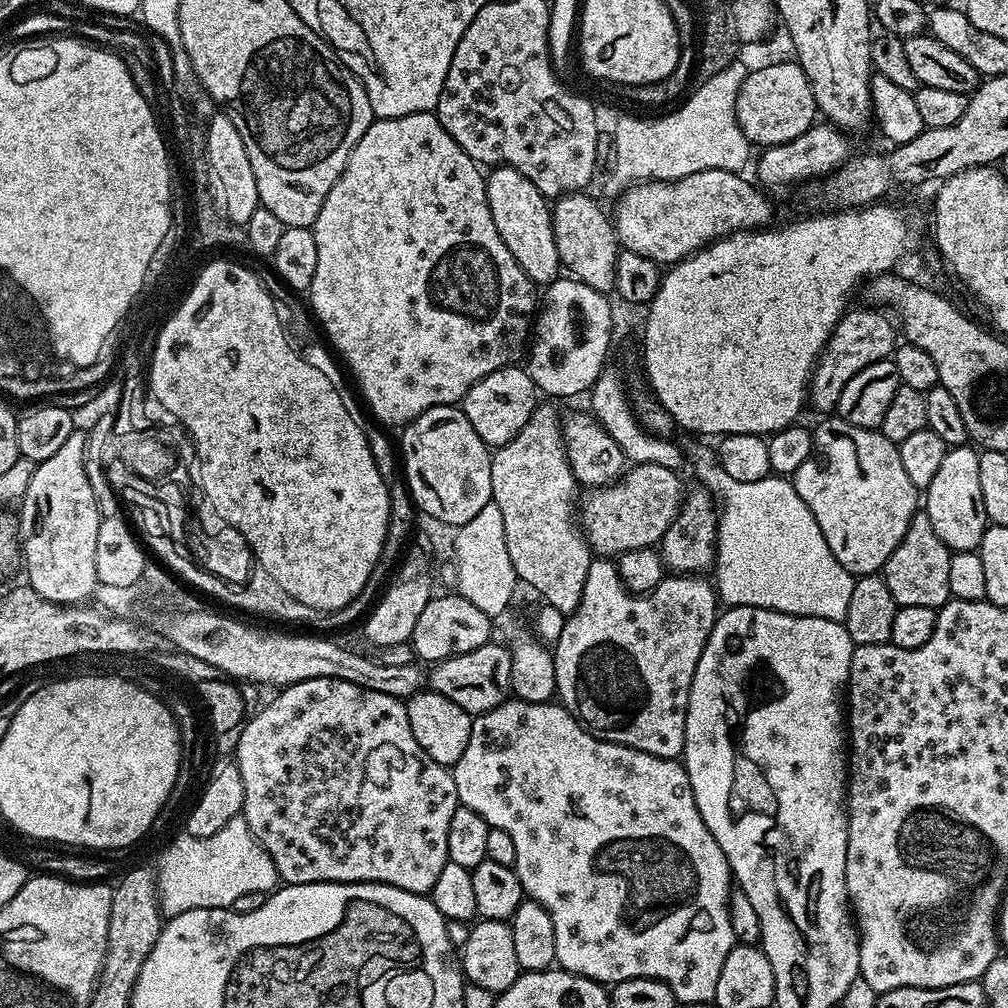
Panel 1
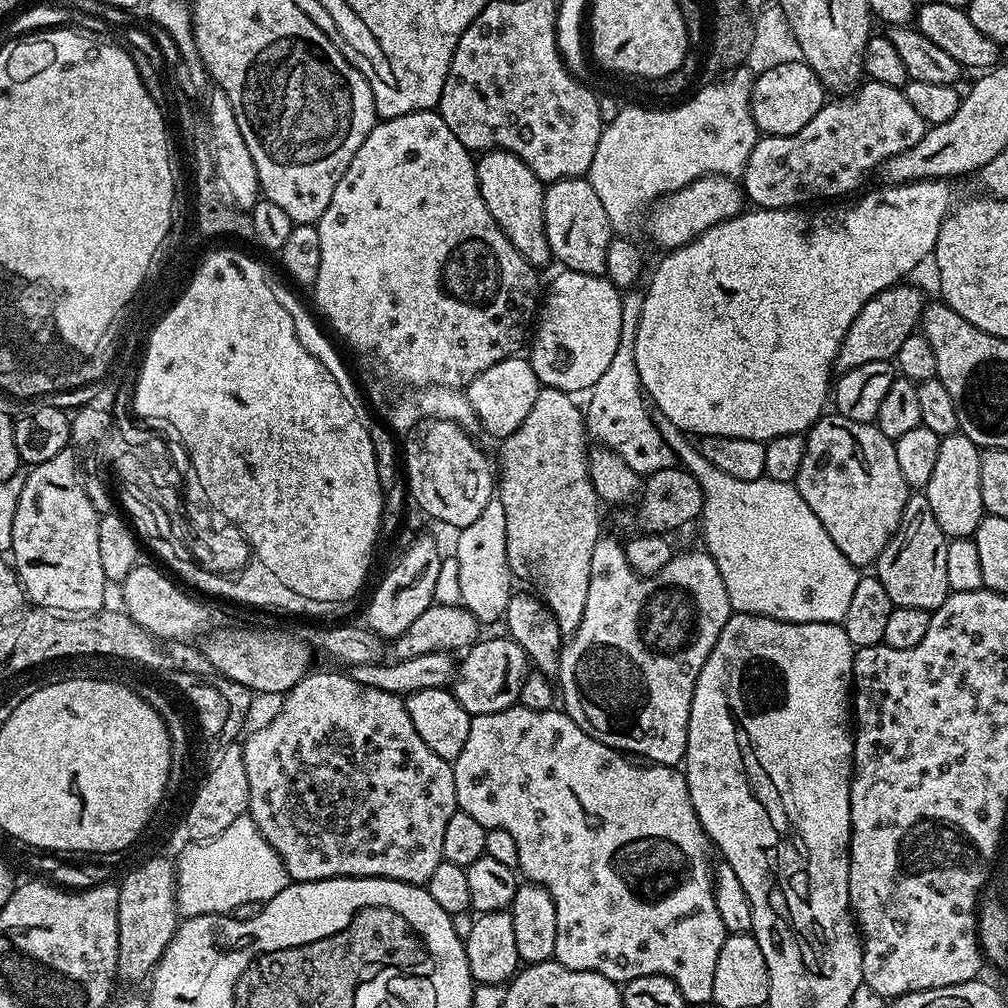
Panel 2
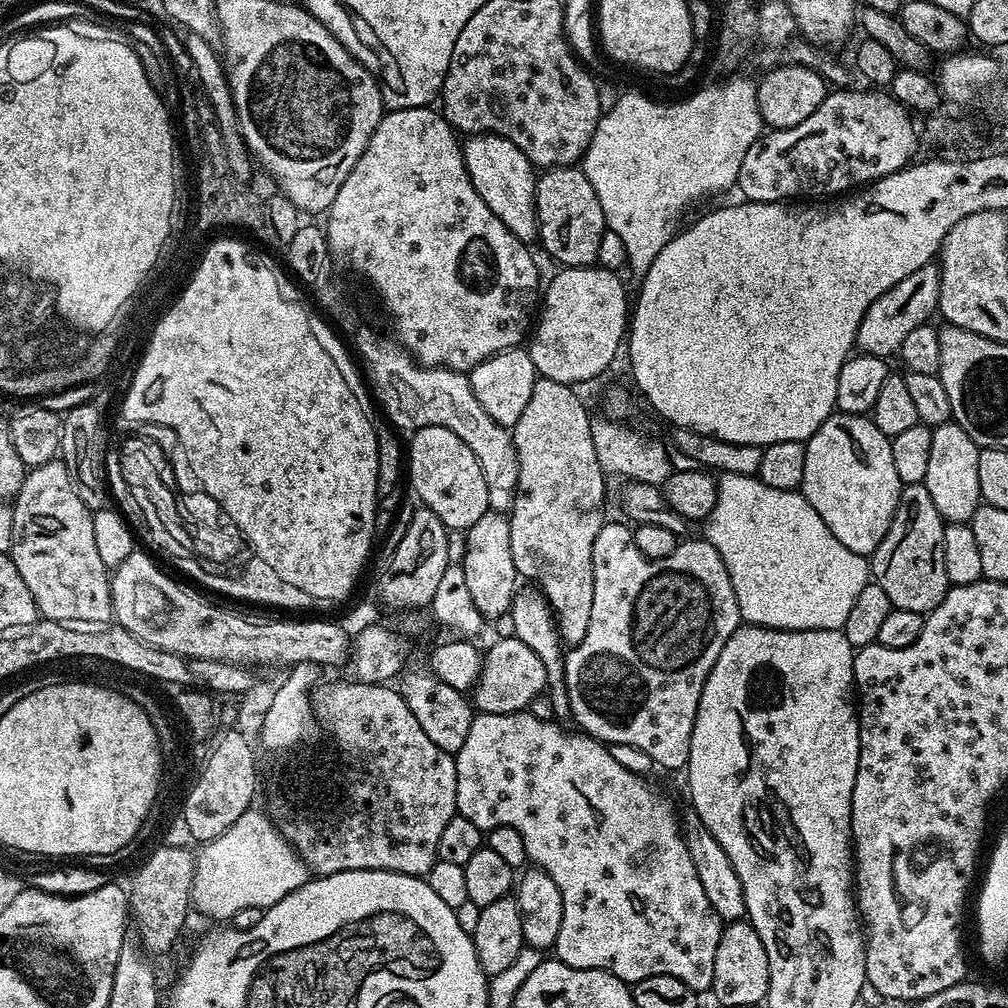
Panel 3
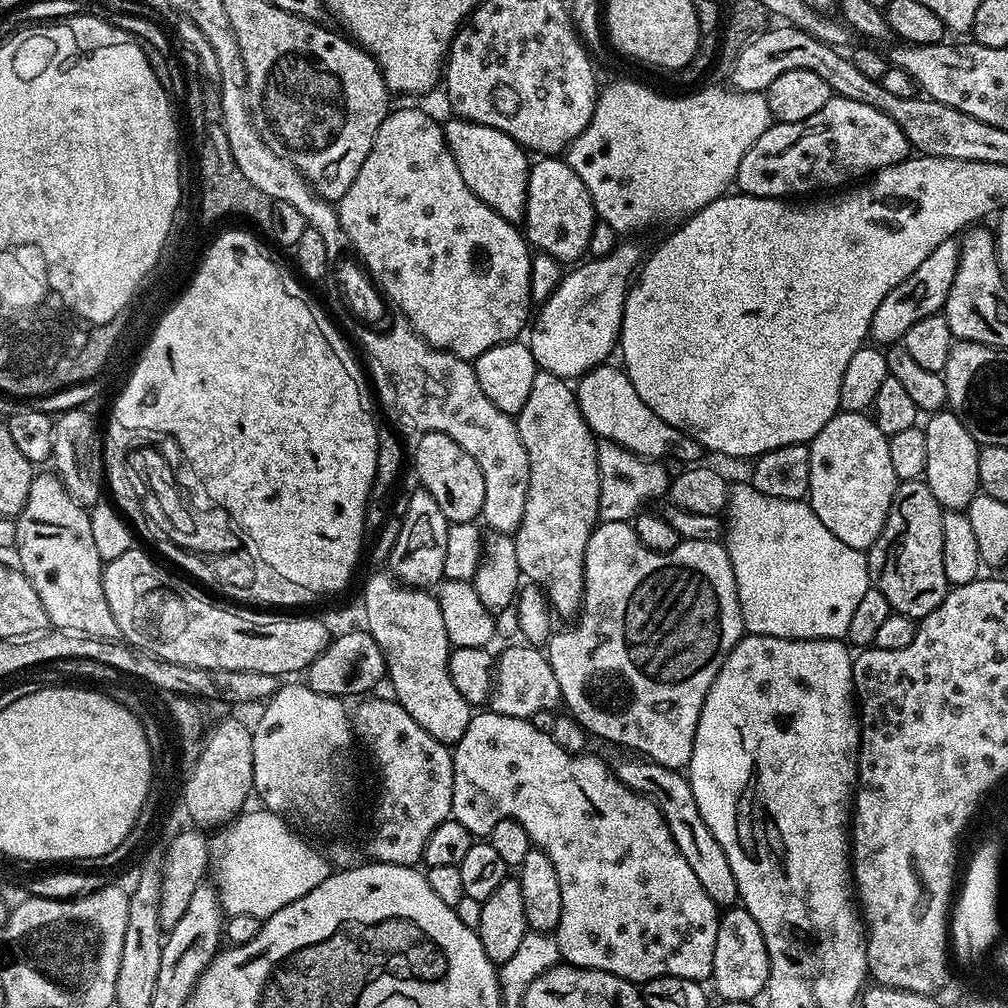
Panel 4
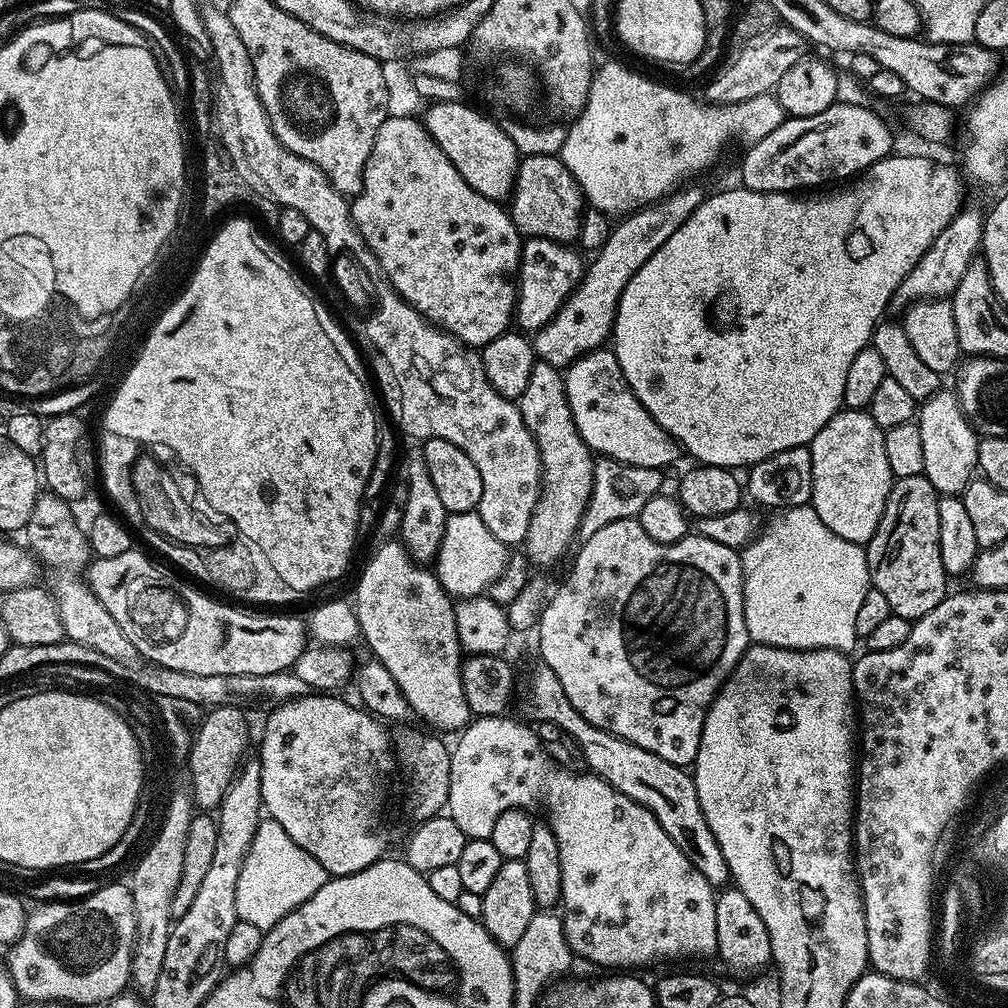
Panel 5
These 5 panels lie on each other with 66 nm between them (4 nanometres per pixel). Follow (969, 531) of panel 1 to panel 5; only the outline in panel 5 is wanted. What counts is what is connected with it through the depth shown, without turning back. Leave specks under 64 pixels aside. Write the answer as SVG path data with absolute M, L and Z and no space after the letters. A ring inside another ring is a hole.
M941 390L935 392L929 400L923 401L918 408L918 423L922 430L923 476L930 482L930 486L934 486L934 490L940 496L960 496L974 479L974 473L977 471L980 440L978 433L973 430L971 422L966 418L955 391Z

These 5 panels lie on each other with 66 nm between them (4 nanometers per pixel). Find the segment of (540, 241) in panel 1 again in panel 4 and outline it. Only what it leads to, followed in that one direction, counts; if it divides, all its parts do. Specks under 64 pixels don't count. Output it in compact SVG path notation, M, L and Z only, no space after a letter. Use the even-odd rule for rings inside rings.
M452 118L444 124L444 137L450 154L454 154L454 162L458 162L458 171L462 173L466 186L470 186L470 190L474 190L474 194L478 194L478 198L482 198L482 202L486 202L486 206L502 218L523 221L529 153L514 138L510 138L510 134L502 134L502 130L494 130L494 126L482 126L473 120Z

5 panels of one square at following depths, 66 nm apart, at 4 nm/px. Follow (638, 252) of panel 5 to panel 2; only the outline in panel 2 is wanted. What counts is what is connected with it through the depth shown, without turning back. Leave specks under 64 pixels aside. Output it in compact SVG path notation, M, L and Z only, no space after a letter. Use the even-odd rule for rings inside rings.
M560 270L543 293L530 340L532 369L541 385L569 394L591 390L618 350L623 305L621 289L607 276Z

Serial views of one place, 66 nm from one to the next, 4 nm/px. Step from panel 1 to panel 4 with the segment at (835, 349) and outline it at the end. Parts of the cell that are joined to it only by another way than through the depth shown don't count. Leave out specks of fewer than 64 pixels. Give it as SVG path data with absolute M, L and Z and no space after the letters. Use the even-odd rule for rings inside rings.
M955 239L942 242L934 250L930 250L930 255L882 302L878 302L878 310L874 310L872 319L871 339L880 346L891 346L897 342L903 341L906 330L914 326L914 322L920 322L922 318L937 315L943 309L946 298L950 294L950 286L954 284L954 274L958 270L958 258L960 257L960 246Z

